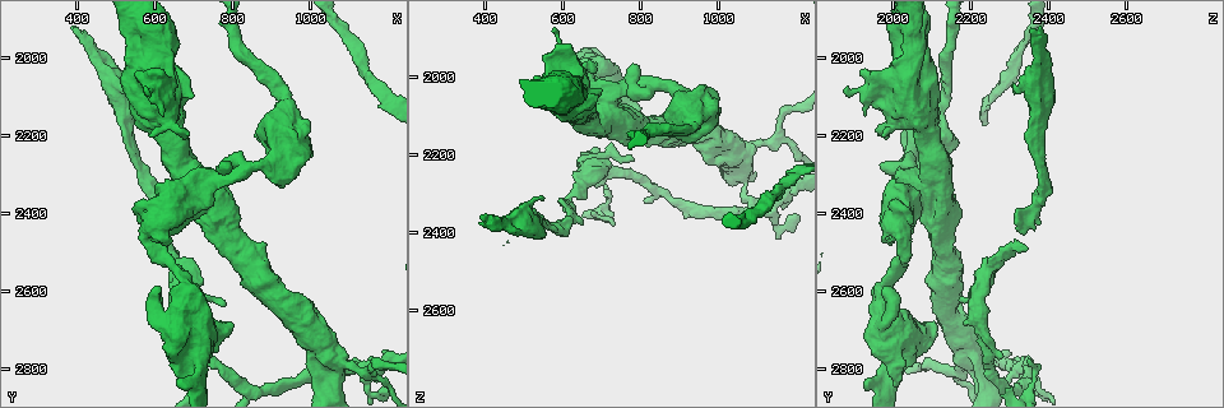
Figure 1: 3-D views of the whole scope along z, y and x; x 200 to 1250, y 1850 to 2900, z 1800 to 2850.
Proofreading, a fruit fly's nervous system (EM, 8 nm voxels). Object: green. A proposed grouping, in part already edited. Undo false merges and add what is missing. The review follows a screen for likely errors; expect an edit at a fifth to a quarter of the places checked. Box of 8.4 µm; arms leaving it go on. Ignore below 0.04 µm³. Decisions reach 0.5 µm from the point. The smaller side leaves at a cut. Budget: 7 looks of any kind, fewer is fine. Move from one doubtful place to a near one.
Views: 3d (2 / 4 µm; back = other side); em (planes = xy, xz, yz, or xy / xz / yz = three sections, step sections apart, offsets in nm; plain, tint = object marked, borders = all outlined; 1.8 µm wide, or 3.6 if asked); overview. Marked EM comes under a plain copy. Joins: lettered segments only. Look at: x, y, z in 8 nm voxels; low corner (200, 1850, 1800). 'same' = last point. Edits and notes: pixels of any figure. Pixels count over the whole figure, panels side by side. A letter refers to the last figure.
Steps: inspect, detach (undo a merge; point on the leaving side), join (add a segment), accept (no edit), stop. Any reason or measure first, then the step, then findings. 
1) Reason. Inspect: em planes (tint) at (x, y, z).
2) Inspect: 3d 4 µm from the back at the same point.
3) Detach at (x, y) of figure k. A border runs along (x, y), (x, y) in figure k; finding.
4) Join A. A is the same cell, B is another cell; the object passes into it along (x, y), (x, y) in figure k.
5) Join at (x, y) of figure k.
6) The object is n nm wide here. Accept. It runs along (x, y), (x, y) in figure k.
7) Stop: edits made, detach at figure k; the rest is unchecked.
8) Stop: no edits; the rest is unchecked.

Branch stops here. Inspect: em 3.6 µm xy step 8 (borders) at (380, 1920, 2375).

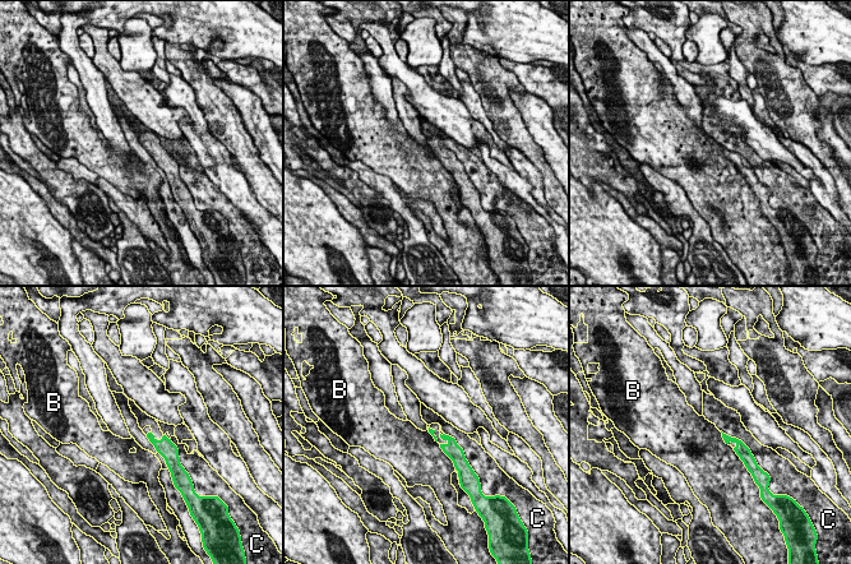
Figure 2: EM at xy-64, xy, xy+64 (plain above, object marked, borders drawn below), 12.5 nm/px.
Accept. B and C are other cells; a border runs along (439, 444), (442, 451), (454, 463) in figure 2; none of them fits.

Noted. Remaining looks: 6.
Free end. Inspect: em planes (tint) at (585, 2425, 2305).

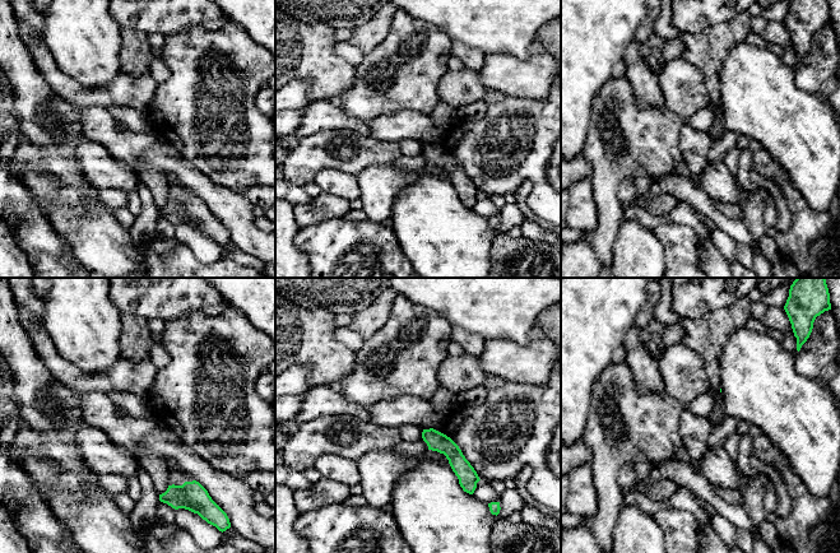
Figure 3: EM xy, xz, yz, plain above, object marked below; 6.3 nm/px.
Inspect: em planes (borders) at the same point.

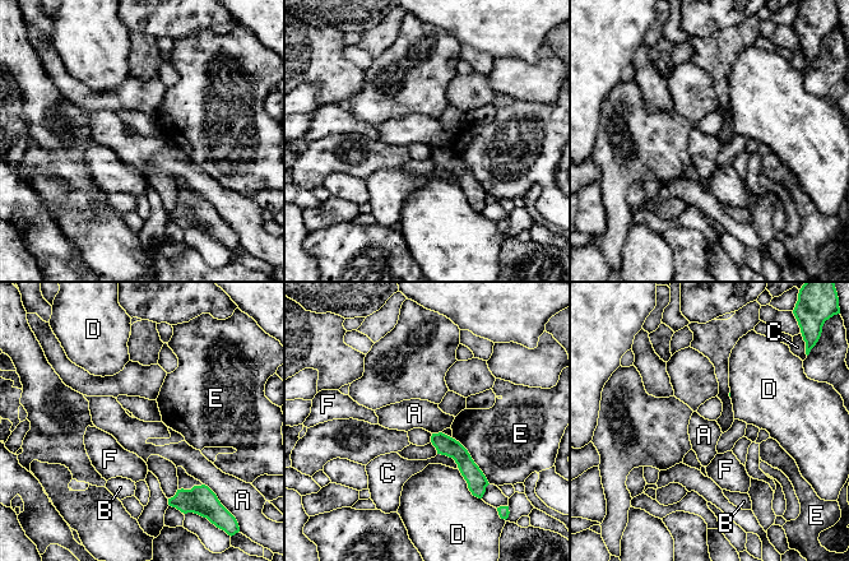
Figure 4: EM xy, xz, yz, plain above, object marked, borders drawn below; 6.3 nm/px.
Accept. A, B, C, D, E and F are other cells; it runs along (435, 436), (465, 463), (476, 483) in figure 4; no lettered segment goes on from it.

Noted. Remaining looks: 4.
Sharp bend. Inspect: em 3.6 µm planes (borders) at (705, 2340, 2055).

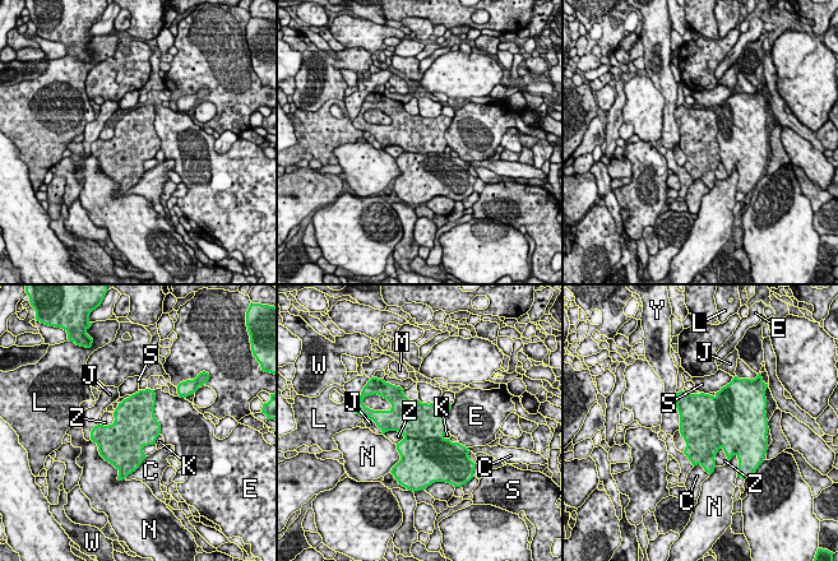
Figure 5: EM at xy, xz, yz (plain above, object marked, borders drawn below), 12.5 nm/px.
The object is 550 nm wide here. Accept. C, E, J, K, L, M, N, S, W, Y and Z are other cells; a border runs along (721, 446), (714, 458), (714, 466) in figure 5; all the same cell.

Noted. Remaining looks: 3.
Stop: no edits; the rest is unchecked.

